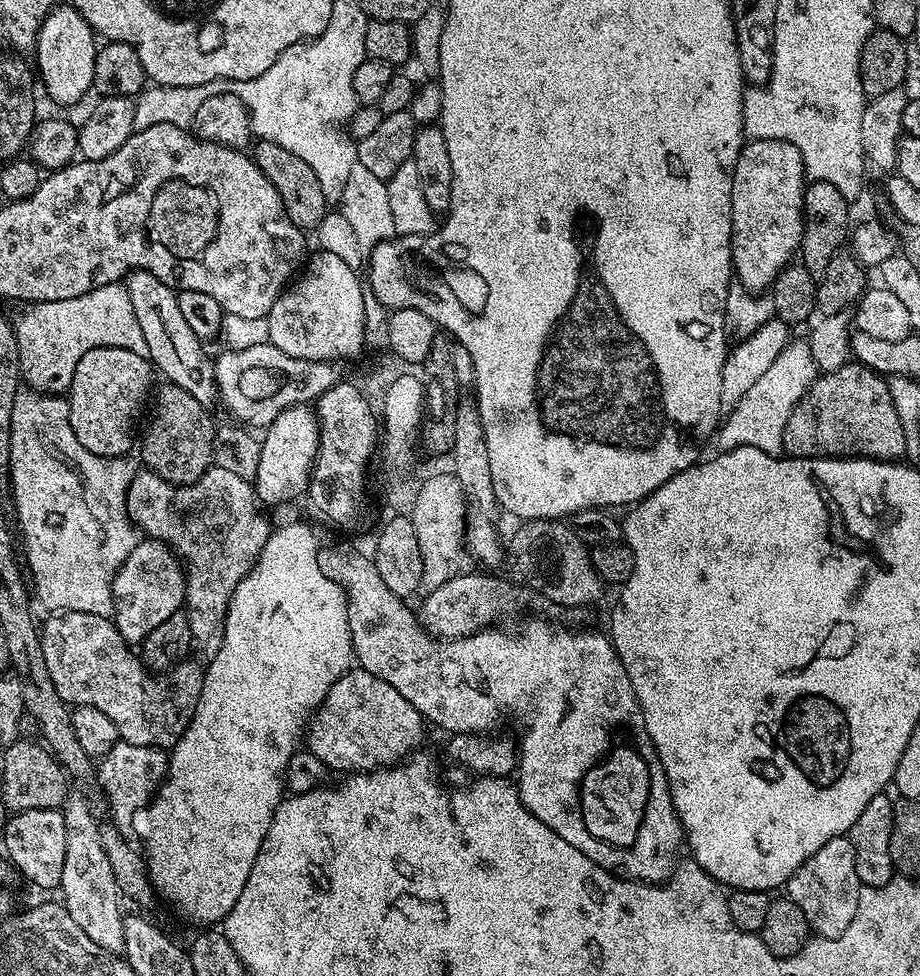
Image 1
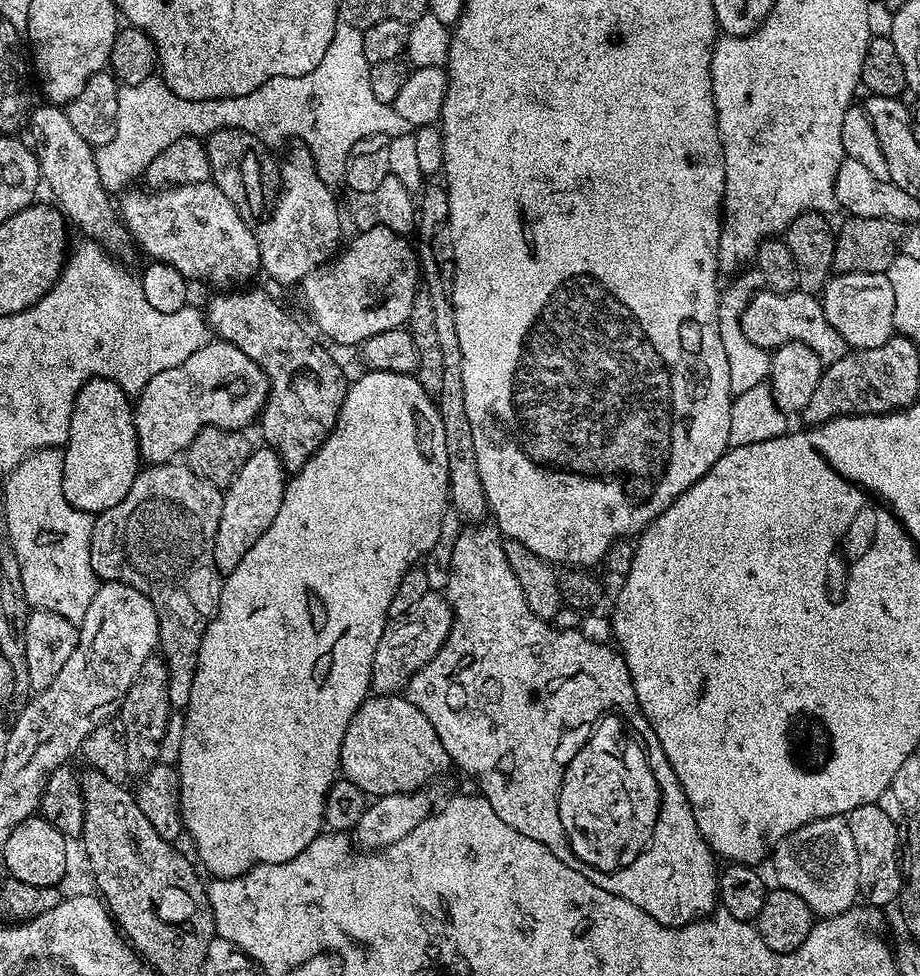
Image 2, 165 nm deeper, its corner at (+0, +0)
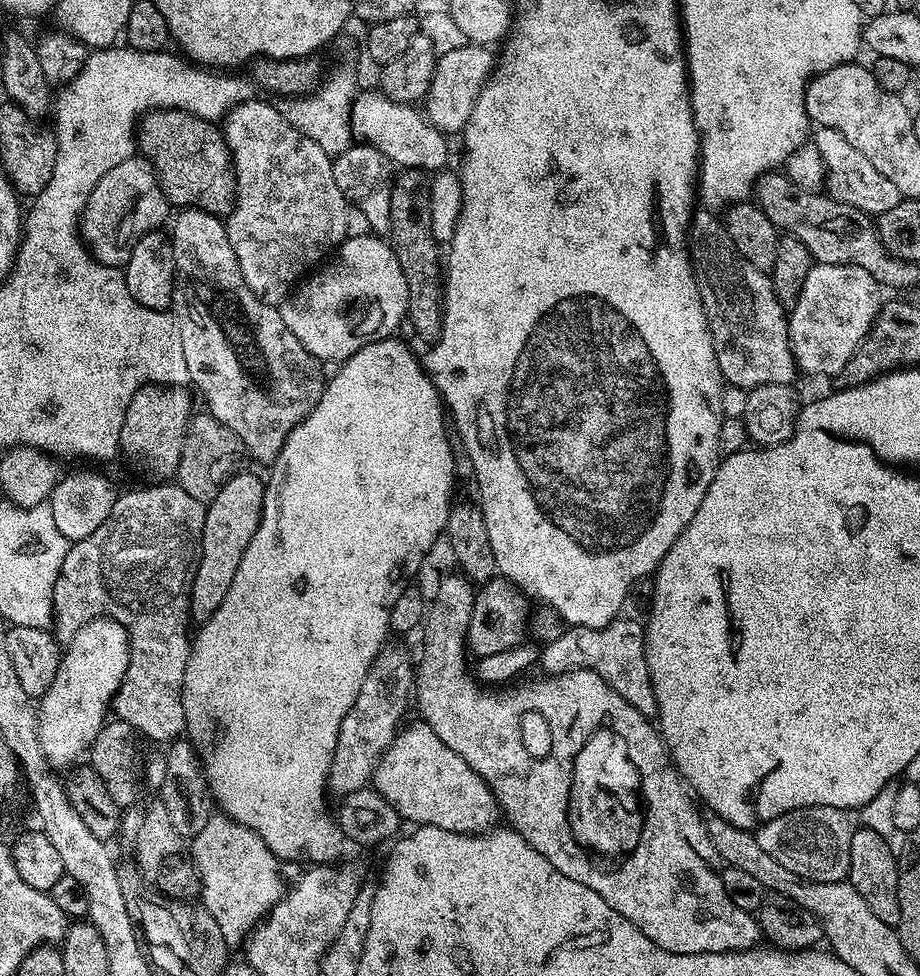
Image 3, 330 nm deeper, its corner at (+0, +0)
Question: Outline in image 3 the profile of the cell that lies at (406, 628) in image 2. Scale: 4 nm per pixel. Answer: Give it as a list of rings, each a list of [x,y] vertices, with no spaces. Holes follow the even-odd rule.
[[[385,647],[370,666],[366,682],[362,682],[362,690],[358,690],[358,698],[354,698],[354,706],[350,706],[350,710],[346,710],[346,718],[342,718],[328,775],[327,791],[331,795],[333,792],[336,798],[343,798],[359,788],[369,787],[380,756],[395,738],[408,704],[410,708],[413,692],[413,657],[411,660],[408,656],[400,656],[398,649]]]

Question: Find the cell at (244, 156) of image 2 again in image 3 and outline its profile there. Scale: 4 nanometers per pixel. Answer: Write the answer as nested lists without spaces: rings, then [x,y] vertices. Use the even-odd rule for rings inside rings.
[[[160,108],[139,117],[135,138],[139,155],[152,164],[156,177],[160,179],[161,192],[173,205],[201,208],[221,218],[231,213],[232,206],[236,203],[236,173],[232,167],[232,154],[224,140],[224,133],[213,121],[203,120],[182,110]]]

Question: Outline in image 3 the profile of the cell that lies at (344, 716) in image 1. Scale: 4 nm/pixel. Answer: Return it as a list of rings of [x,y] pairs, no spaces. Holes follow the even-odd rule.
[[[415,723],[409,728],[401,727],[391,744],[384,749],[376,769],[372,772],[371,787],[375,788],[386,802],[392,804],[401,821],[408,823],[409,820],[409,825],[434,826],[438,830],[465,832],[468,836],[495,829],[498,824],[496,819],[501,819],[502,813],[500,803],[494,798],[490,786],[486,786],[483,778],[474,774],[474,770],[466,766],[466,761],[454,754],[454,750],[450,750],[450,746],[446,746],[446,742],[442,742],[442,738],[438,738],[438,734],[434,734],[428,724]]]

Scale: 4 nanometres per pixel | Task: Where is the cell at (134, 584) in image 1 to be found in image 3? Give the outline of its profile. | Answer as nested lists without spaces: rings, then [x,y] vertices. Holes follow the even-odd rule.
[[[101,618],[92,620],[76,632],[72,640],[67,641],[63,651],[60,668],[51,686],[45,690],[38,700],[38,719],[36,730],[38,742],[42,746],[42,754],[54,770],[67,769],[75,765],[80,755],[85,755],[86,749],[92,745],[94,738],[99,734],[110,716],[116,694],[130,662],[131,646],[128,645],[128,631],[116,620]]]

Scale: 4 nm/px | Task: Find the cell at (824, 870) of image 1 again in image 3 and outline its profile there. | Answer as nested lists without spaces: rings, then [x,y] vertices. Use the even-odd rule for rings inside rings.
[[[829,804],[799,808],[760,825],[755,829],[754,835],[758,846],[762,846],[762,850],[766,850],[770,858],[775,858],[779,864],[786,866],[790,874],[798,874],[814,882],[838,882],[847,880],[850,870],[850,838],[854,831],[854,824],[848,821],[848,816],[849,813],[845,809],[831,808]]]

